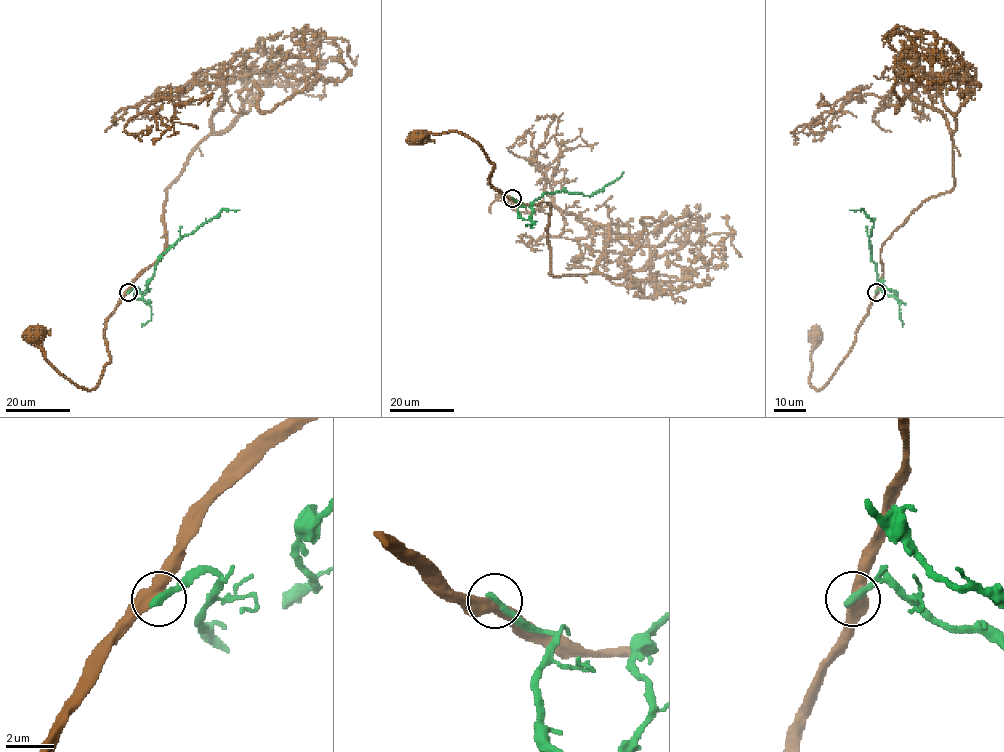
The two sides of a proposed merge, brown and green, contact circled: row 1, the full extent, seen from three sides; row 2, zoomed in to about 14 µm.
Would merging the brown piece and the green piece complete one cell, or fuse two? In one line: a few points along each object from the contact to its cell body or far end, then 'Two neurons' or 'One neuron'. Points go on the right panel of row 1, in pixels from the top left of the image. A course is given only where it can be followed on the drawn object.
Course of brown: (876, 292), (851, 350), (822, 388), (815, 389), (809, 379), (811, 338), (814, 335). Course of green: (875, 292), (879, 288), (887, 294), (898, 297), (878, 279), (869, 238), (873, 222), (863, 210), (850, 210). Two neurons

